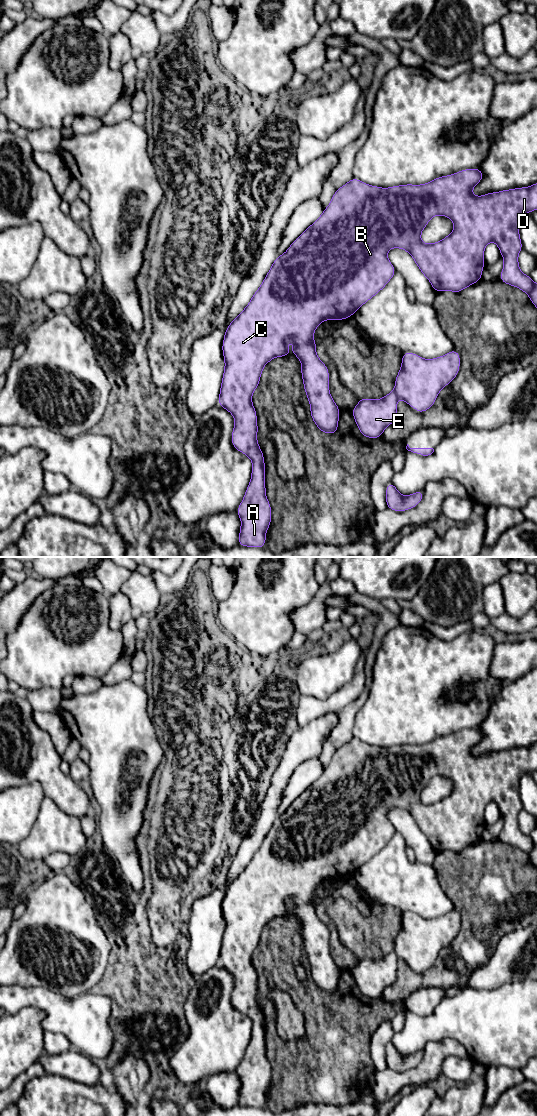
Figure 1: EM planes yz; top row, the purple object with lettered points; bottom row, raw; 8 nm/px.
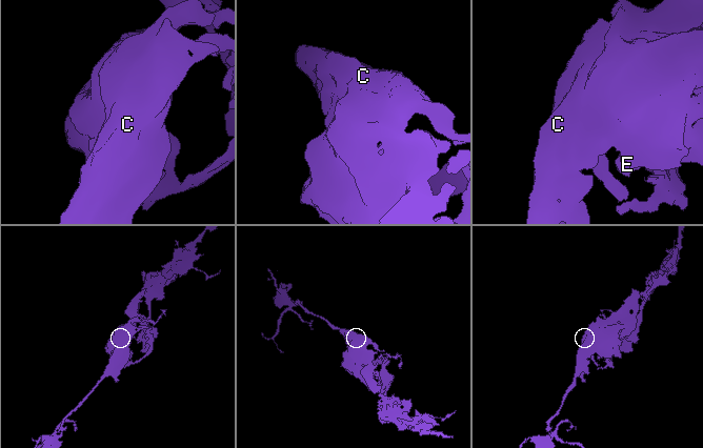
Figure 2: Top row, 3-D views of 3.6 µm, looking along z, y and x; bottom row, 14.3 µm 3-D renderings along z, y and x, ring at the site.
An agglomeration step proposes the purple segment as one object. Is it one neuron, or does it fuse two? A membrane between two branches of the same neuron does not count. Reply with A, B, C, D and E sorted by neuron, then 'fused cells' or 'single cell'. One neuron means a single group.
groups A B C D E; single cell

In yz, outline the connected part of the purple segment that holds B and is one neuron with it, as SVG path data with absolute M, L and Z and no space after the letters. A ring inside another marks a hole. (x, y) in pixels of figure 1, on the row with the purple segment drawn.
M479 168L463 169L454 174L437 177L425 184L405 184L388 188L372 186L353 177L335 191L329 205L319 218L291 243L285 253L276 257L250 302L226 328L222 343L225 366L218 405L234 416L234 429L231 434L233 447L248 456L252 462L251 480L237 508L237 514L241 520L238 545L264 548L266 532L271 524L272 510L266 497L265 461L257 441L257 413L252 403L252 395L259 385L264 366L276 357L289 355L286 342L290 340L294 345L294 355L302 363L301 376L310 404L311 418L323 433L336 434L340 408L331 397L329 370L316 353L314 332L325 320L345 320L355 315L363 304L387 285L396 272L387 256L391 248L407 251L435 292L458 293L482 279L485 247L488 243L495 242L500 255L504 258L500 280L525 292L537 308L537 284L533 282L530 275L521 272L518 262L519 253L523 249L519 224L526 213L537 210L537 183L528 187L474 196L472 189L483 177L484 174ZM437 215L451 219L454 230L441 241L423 243L421 233L430 219Z

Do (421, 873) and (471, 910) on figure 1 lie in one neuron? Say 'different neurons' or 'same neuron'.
different neurons

